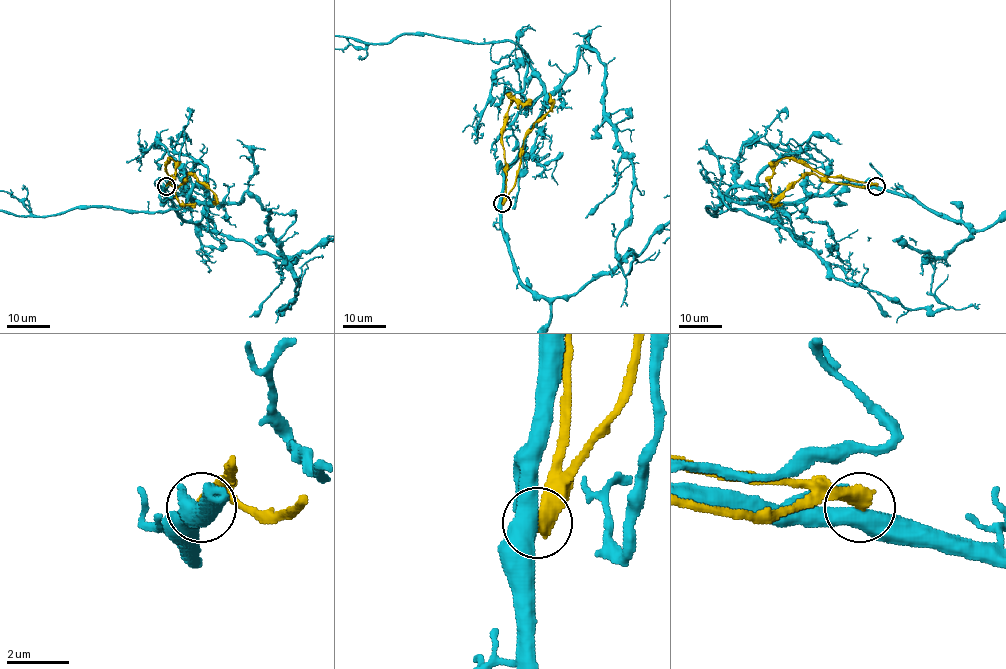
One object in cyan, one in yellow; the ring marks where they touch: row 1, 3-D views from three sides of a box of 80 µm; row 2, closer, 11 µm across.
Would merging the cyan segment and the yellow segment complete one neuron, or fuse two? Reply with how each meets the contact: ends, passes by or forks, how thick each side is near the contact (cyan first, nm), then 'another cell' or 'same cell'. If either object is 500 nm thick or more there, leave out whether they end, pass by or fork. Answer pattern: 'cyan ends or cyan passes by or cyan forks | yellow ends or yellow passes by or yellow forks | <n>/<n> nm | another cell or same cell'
500/550 nm | another cell

